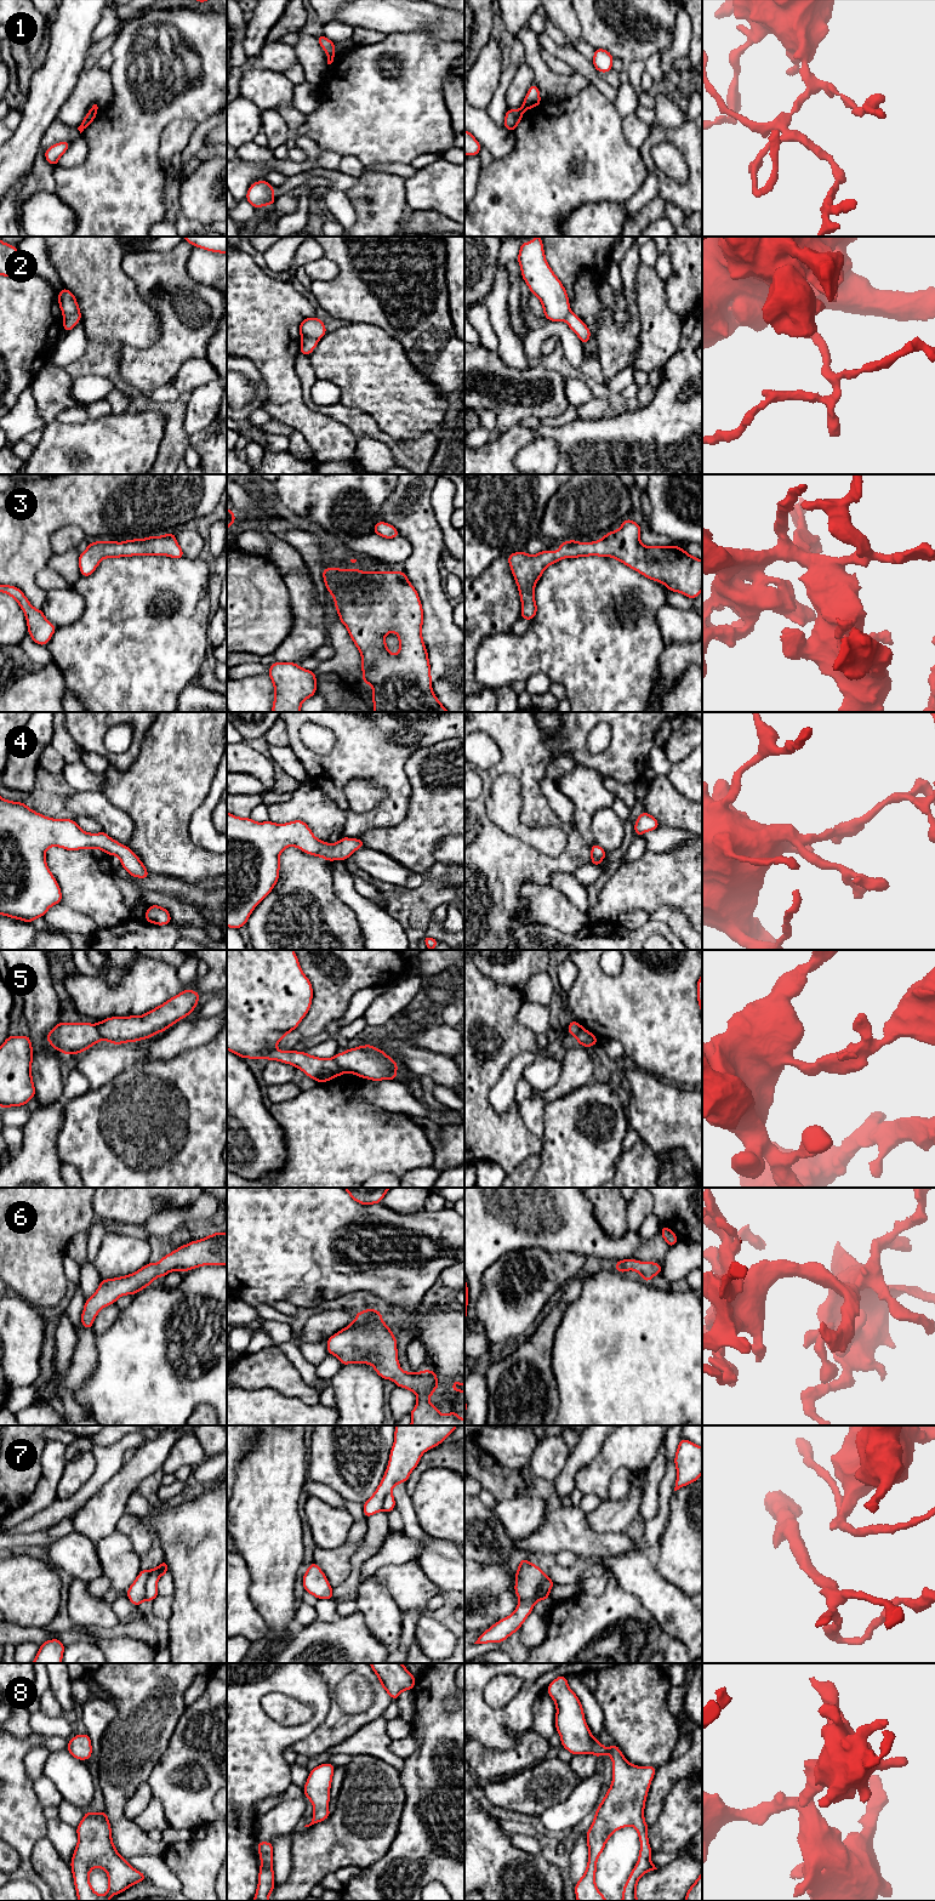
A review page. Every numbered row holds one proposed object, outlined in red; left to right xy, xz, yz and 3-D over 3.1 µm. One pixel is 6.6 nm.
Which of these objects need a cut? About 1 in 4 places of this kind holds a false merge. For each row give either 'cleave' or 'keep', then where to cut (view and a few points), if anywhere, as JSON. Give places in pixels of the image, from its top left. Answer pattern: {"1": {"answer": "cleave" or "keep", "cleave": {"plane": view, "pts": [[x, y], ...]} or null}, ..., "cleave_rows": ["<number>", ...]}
{"1": {"answer": "cleave", "cleave": {"plane": "xz", "pts": [[334, 56], [328, 58]]}}, "2": {"answer": "cleave", "cleave": {"plane": "xy", "pts": [[80, 316], [63, 317]]}}, "3": {"answer": "keep", "cleave": null}, "4": {"answer": "keep", "cleave": null}, "5": {"answer": "cleave", "cleave": {"plane": "xz", "pts": [[332, 1058], [346, 1071]]}}, "6": {"answer": "keep", "cleave": null}, "7": {"answer": "cleave", "cleave": {"plane": "yz", "pts": [[547, 1576], [535, 1595], [520, 1600]]}}, "8": {"answer": "keep", "cleave": null}, "cleave_rows": ["1", "2", "5", "7"]}

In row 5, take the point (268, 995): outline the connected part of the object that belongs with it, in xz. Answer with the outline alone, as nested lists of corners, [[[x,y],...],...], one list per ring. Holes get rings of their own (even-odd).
[[[227,950],[227,1051],[232,1051],[244,1060],[266,1058],[293,1065],[319,1083],[346,1074],[333,1058],[317,1058],[301,1051],[276,1049],[278,1042],[293,1031],[306,1017],[312,998],[312,983],[302,972],[293,950]]]

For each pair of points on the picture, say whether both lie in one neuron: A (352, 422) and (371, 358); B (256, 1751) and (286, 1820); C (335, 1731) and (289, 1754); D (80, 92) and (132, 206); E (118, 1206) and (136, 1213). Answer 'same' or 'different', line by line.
A: different
B: different
C: different
D: different
E: same

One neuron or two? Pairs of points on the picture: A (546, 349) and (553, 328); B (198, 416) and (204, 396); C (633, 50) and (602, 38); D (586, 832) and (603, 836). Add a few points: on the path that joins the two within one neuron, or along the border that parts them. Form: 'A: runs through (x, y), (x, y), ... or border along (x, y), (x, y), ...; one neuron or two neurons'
A: border along (557, 334), (545, 336), (541, 354); two neurons
B: runs through (201, 411), (204, 400); one neuron
C: runs through (626, 43), (609, 38); one neuron
D: border along (602, 807), (592, 817), (591, 834), (596, 842); two neurons

